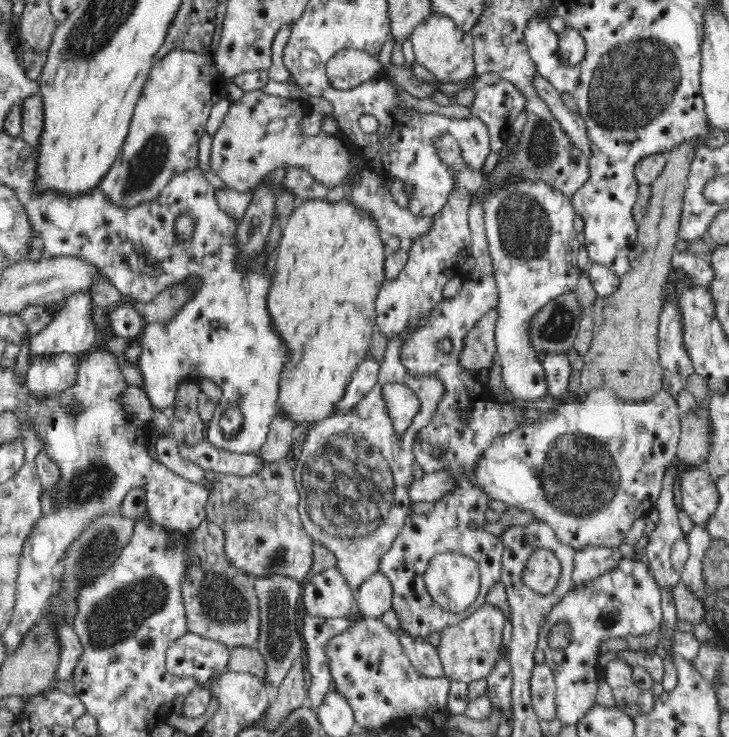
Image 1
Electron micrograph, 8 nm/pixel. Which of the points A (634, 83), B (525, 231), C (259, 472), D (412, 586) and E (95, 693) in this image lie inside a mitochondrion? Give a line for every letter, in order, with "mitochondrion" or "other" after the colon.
A: mitochondrion
B: mitochondrion
C: other
D: other
E: other

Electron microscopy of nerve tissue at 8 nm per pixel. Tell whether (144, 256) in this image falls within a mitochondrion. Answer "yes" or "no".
no

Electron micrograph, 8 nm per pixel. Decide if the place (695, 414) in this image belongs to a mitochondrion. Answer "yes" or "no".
yes

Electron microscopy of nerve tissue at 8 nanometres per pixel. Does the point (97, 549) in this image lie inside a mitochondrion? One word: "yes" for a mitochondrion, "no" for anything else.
yes

